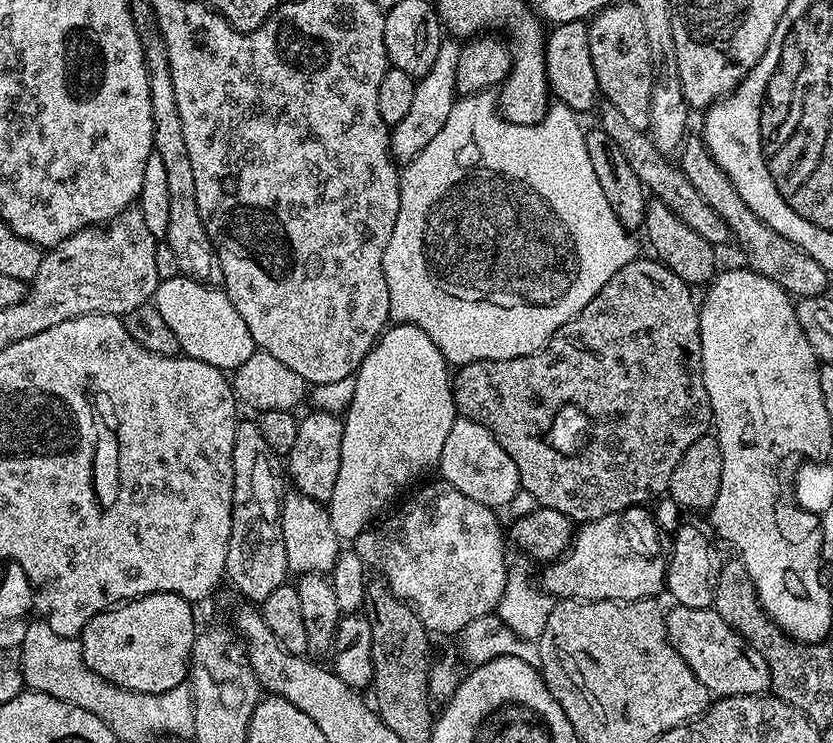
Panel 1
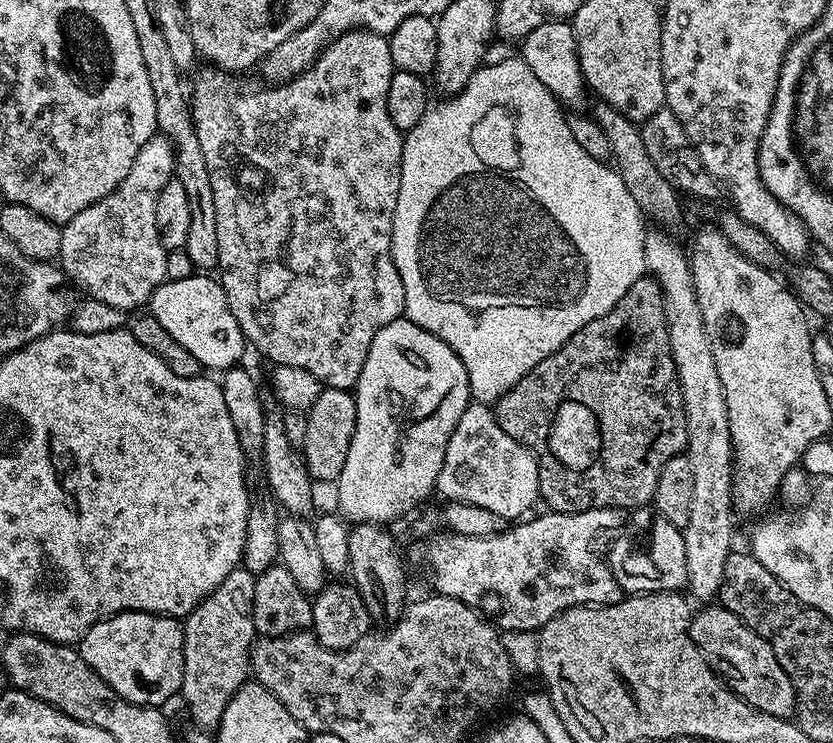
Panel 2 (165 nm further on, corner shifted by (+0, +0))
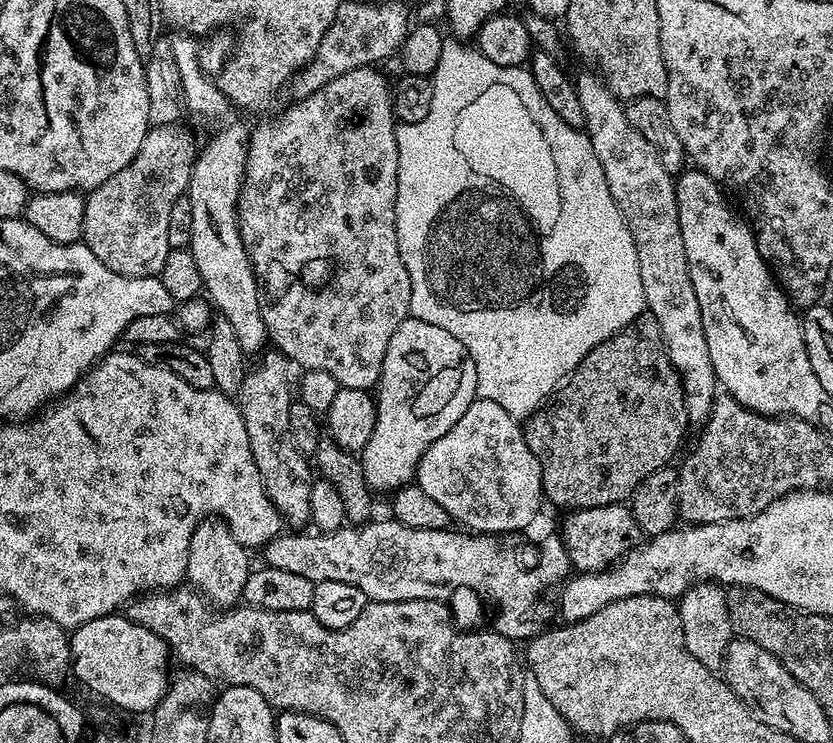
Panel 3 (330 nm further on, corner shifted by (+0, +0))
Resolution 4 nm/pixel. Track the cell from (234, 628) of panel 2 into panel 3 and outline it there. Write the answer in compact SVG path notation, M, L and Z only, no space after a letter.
M205 518L200 521L190 538L187 583L207 597L217 609L239 605L250 571L248 556L249 549L234 539L231 528L223 520Z

